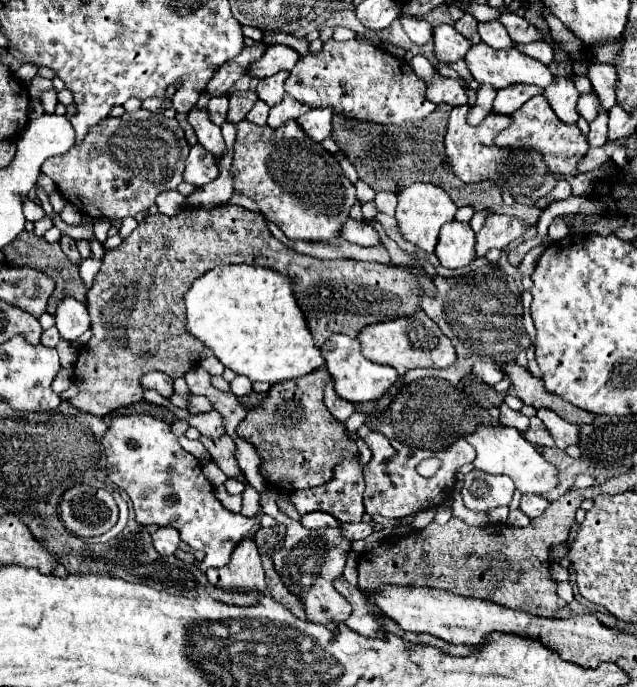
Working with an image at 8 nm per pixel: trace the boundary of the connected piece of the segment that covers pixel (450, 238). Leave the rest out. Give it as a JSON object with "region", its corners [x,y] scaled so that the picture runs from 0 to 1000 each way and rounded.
{"region":[[[708,320],[699,329],[692,329],[683,373],[699,390],[724,390],[746,376],[743,358],[746,338],[736,332],[736,326]]]}

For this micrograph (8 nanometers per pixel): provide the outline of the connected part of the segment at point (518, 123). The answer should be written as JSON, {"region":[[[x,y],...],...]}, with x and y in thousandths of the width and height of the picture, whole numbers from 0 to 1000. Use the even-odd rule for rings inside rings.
{"region":[[[843,140],[843,143],[834,143],[830,148],[824,148],[818,154],[818,160],[812,160],[805,166],[805,180],[796,189],[790,189],[777,201],[777,207],[786,215],[802,215],[802,213],[808,213],[815,207],[843,215],[852,224],[852,233],[862,242],[862,247],[868,253],[881,253],[881,256],[884,253],[906,253],[906,236],[925,218],[922,201],[912,195],[912,189],[906,183],[893,183],[893,180],[878,178],[878,172],[865,160],[865,154],[862,154],[856,140]]]}

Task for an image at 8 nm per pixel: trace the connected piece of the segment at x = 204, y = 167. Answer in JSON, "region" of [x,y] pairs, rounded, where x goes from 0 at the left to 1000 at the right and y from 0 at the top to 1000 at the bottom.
{"region":[[[312,210],[300,213],[300,221],[290,233],[290,265],[316,274],[328,265],[334,265],[344,256],[341,233]]]}

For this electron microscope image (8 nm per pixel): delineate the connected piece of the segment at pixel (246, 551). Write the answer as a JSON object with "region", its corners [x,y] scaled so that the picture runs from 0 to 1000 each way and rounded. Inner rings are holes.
{"region":[[[385,783],[372,801],[366,801],[366,812],[350,827],[328,827],[325,844],[334,853],[344,853],[356,862],[363,859],[416,859],[416,836],[410,824],[410,812],[397,783]]]}

